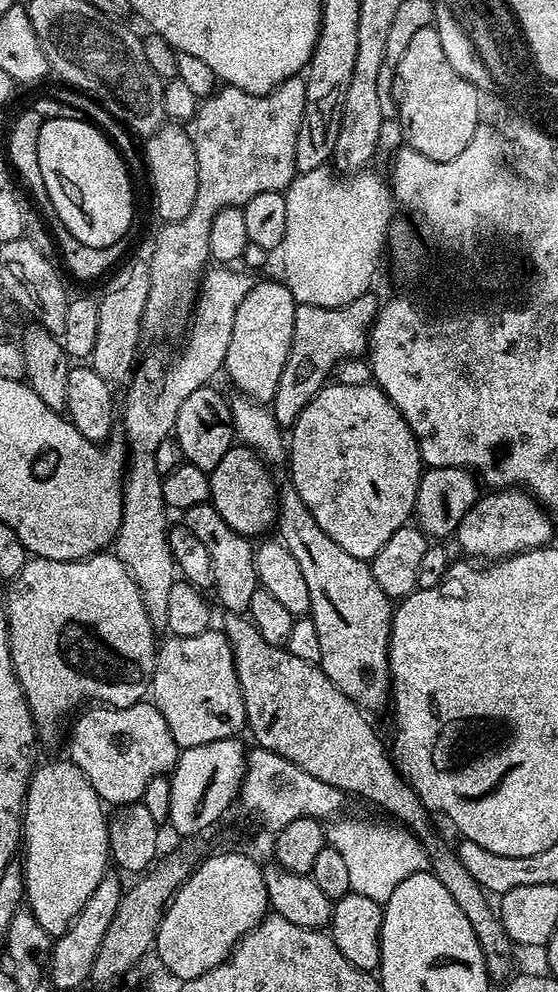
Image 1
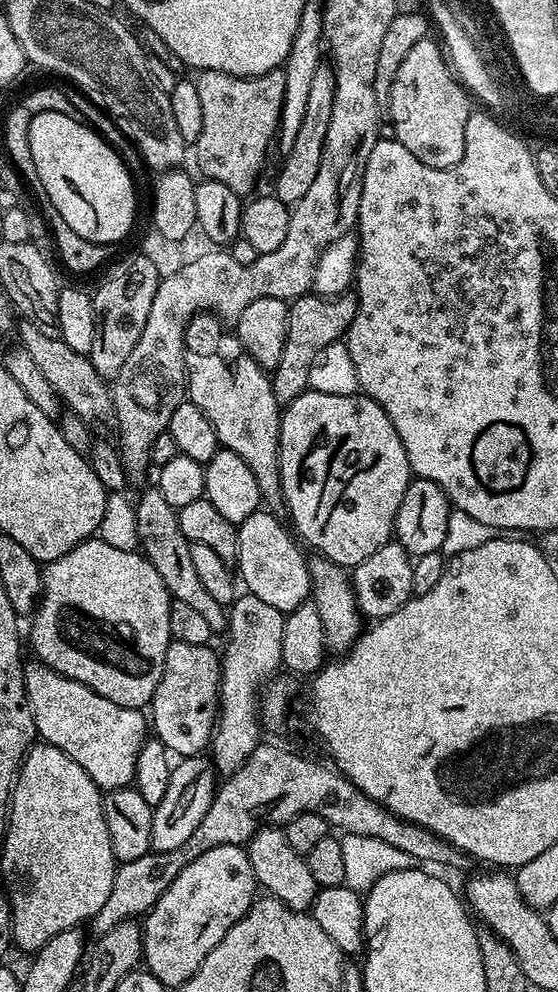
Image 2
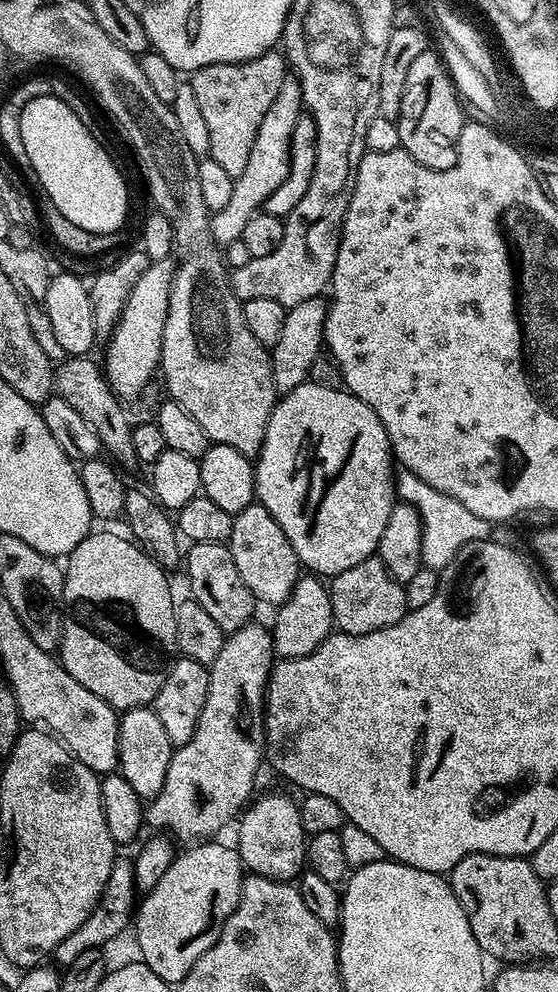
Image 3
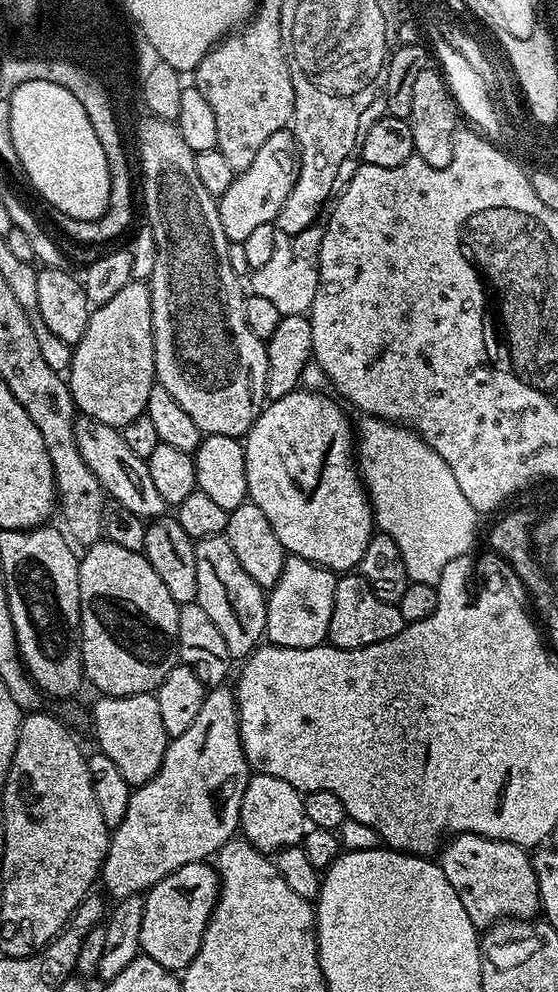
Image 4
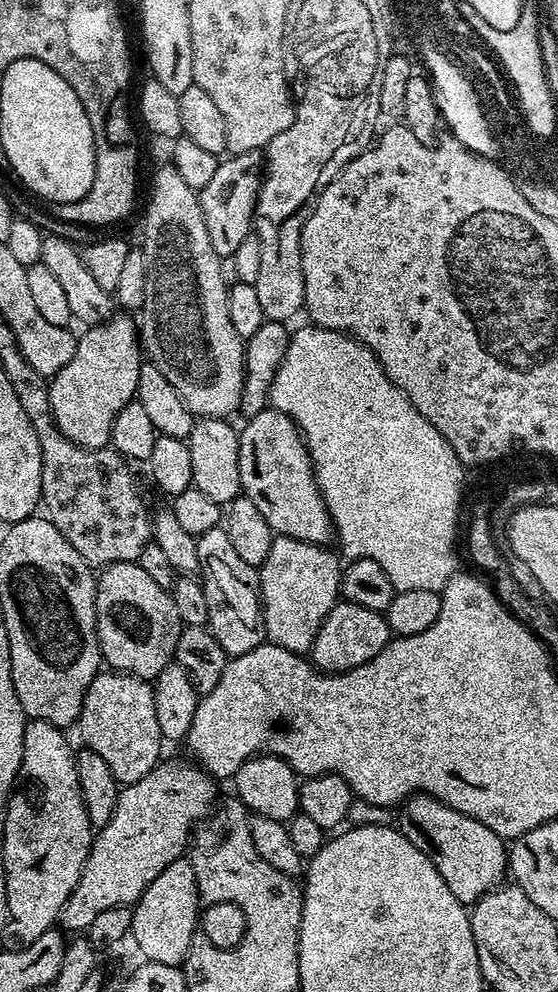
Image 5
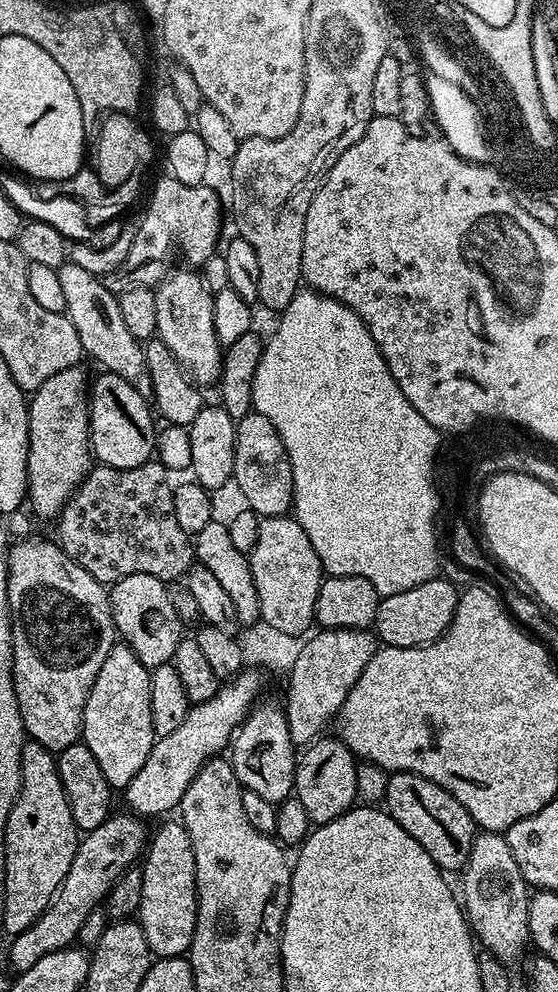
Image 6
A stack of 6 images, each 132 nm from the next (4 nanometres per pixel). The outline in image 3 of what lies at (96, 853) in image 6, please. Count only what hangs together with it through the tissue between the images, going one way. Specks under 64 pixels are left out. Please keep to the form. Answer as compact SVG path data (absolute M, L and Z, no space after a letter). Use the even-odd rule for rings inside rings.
M249 622L237 632L229 632L224 637L218 658L208 668L208 693L206 706L198 714L198 722L192 731L190 742L179 745L170 758L170 770L166 770L164 788L147 805L146 824L150 829L165 828L177 841L196 842L201 838L212 838L228 823L239 817L246 805L253 799L252 787L264 760L264 706L268 690L268 675L272 672L274 649L272 634L267 627L257 622Z

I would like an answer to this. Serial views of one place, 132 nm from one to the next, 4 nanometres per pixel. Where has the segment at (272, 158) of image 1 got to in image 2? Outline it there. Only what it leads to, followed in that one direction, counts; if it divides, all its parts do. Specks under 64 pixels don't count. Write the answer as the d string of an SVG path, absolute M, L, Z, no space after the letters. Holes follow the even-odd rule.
M283 67L261 76L235 76L214 70L203 70L197 76L200 77L195 77L194 83L202 106L202 130L194 149L199 175L222 182L222 186L230 186L235 192L251 193L264 172L268 151L274 148L278 136L282 98L286 98Z

